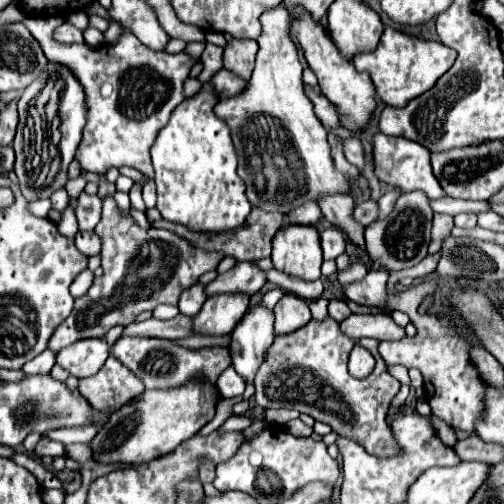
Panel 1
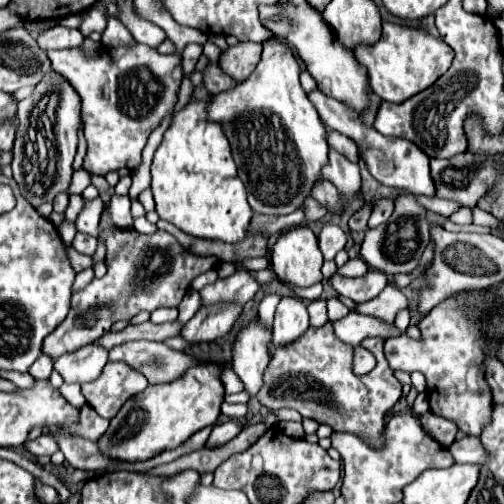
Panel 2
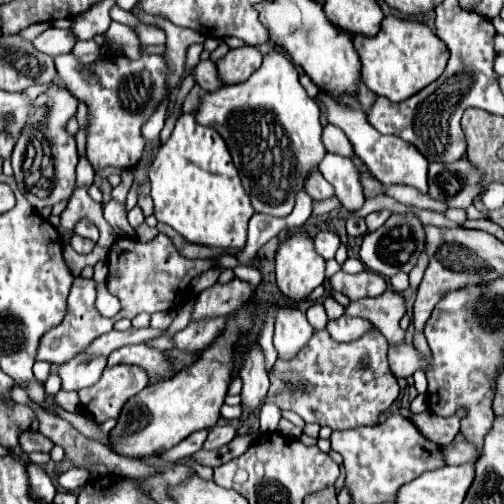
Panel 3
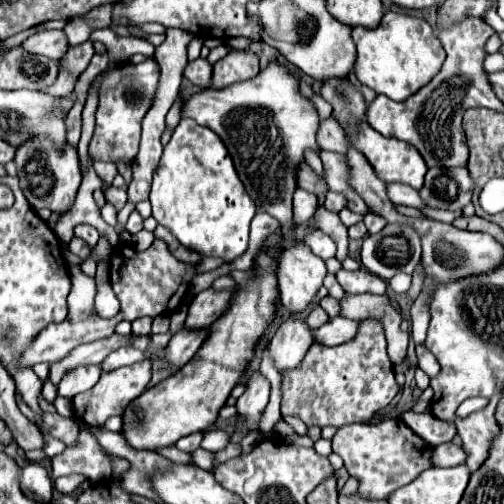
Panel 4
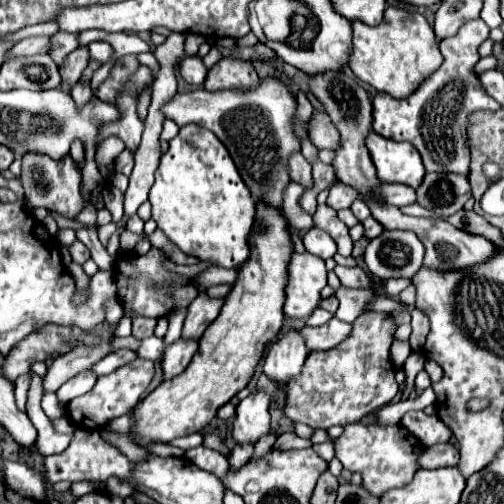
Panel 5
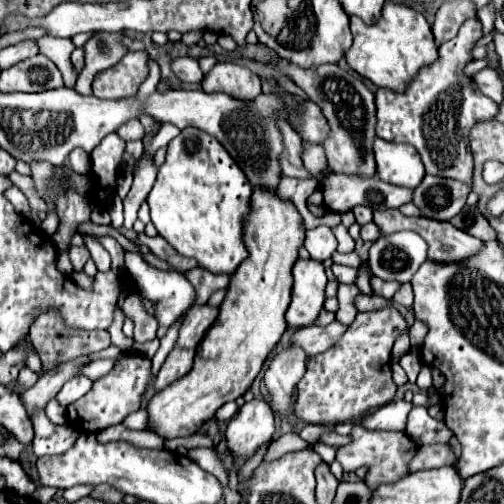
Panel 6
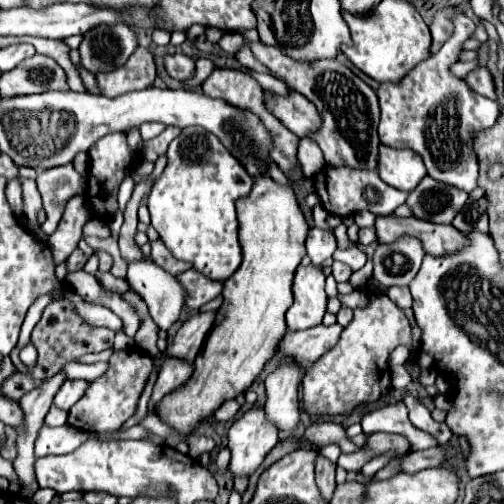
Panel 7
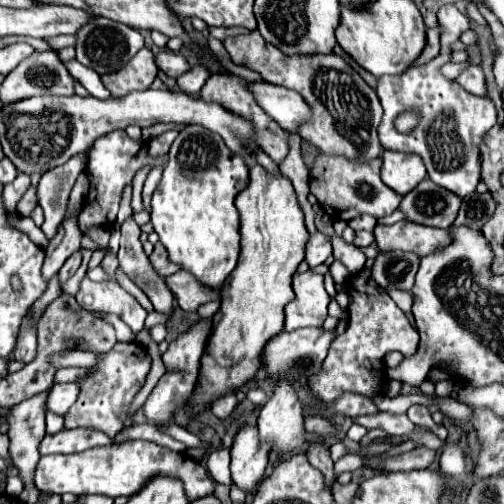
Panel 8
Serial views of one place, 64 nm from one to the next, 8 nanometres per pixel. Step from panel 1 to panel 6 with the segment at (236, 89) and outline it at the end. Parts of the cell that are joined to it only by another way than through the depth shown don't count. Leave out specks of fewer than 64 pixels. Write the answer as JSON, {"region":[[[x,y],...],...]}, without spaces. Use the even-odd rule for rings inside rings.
{"region":[[[182,56],[182,58],[172,60],[172,70],[174,70],[174,74],[176,74],[182,82],[200,84],[202,78],[204,78],[198,60],[196,60],[196,58],[190,58],[190,56]]]}

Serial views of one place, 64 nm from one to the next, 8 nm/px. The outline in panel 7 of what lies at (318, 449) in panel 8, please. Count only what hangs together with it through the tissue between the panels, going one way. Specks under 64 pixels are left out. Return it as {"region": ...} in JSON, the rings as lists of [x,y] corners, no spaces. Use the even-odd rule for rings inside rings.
{"region":[[[318,456],[316,460],[316,482],[320,488],[320,494],[326,502],[332,500],[332,494],[336,490],[336,480],[334,480],[334,464],[326,460],[324,456]]]}

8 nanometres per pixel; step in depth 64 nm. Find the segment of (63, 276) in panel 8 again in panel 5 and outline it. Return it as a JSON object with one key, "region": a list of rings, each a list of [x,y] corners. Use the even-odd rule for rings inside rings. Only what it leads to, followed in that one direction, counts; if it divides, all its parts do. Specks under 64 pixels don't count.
{"region":[[[74,240],[74,244],[70,246],[70,256],[72,256],[74,262],[84,264],[90,258],[90,252],[88,252],[88,248],[80,240]]]}

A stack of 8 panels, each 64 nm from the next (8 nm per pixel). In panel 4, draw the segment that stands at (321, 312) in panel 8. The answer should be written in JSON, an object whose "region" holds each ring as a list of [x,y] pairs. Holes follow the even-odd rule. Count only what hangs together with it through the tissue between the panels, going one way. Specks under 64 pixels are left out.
{"region":[[[304,242],[284,248],[278,258],[278,290],[282,304],[292,312],[302,312],[316,296],[326,276],[326,264]]]}

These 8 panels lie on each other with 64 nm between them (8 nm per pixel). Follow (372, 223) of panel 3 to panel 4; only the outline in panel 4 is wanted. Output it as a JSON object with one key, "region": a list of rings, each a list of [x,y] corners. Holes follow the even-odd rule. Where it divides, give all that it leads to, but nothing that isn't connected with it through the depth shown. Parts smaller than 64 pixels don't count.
{"region":[[[368,212],[364,216],[364,224],[368,228],[368,234],[376,234],[380,232],[384,226],[386,226],[386,220],[380,216],[380,214],[374,214],[374,212]]]}

